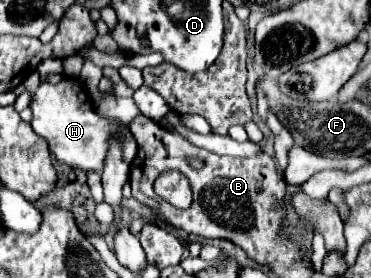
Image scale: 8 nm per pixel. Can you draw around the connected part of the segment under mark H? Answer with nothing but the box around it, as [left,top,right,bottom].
[24,72,137,172]

